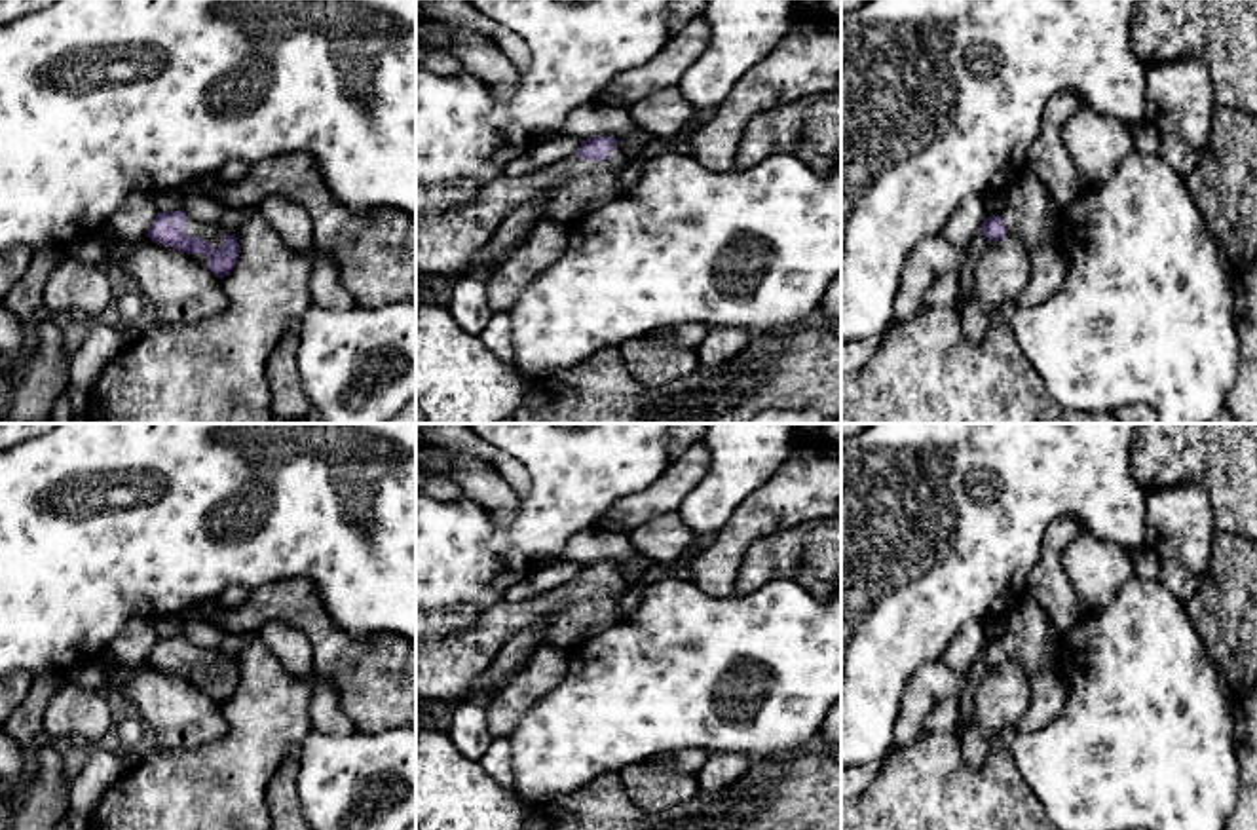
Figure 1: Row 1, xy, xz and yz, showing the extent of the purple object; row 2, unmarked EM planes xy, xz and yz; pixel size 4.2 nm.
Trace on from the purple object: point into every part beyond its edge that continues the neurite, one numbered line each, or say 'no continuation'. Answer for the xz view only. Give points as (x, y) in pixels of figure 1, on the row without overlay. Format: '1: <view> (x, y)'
1: xz (572, 614)

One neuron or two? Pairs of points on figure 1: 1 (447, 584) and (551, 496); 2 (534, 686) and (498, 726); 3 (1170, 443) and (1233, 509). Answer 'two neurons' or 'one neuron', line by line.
1: one neuron
2: one neuron
3: one neuron

